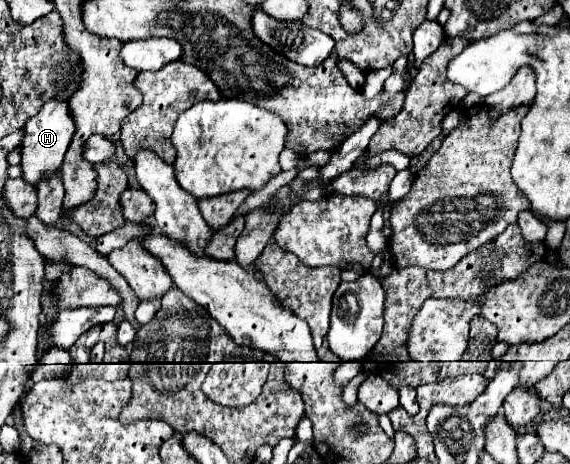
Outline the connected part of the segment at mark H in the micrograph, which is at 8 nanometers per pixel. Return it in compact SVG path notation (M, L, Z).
M50 98L36 116L28 118L24 128L26 128L26 136L22 140L22 178L36 186L42 178L46 178L56 168L60 168L64 154L76 134L76 124L68 108L68 102Z

